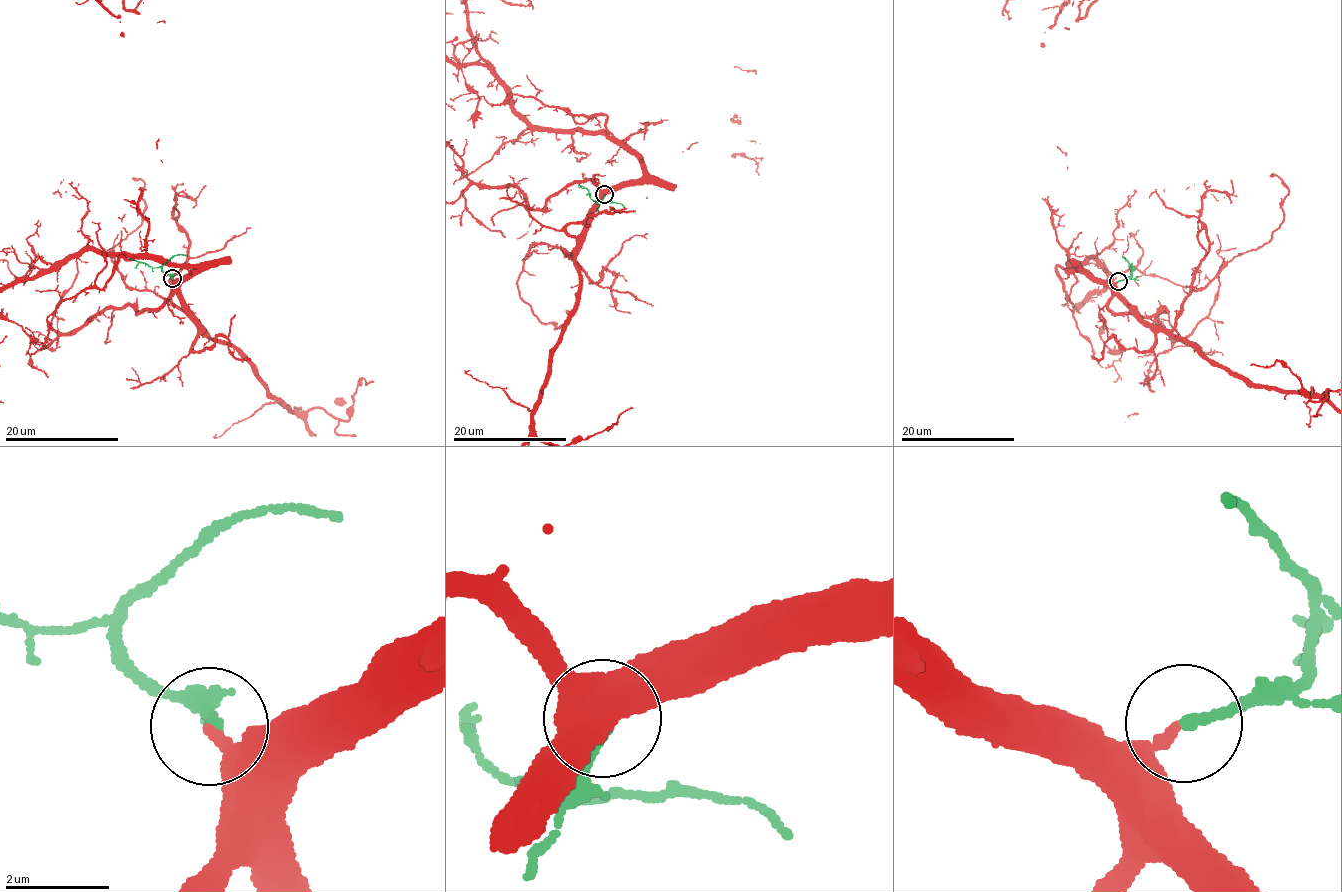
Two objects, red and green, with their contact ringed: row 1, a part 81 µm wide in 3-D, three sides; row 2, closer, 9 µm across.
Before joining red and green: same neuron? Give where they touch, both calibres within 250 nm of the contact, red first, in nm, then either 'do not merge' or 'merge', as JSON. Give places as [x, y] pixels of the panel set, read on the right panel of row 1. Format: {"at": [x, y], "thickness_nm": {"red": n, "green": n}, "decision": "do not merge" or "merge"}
{"at": [1118, 281], "thickness_nm": {"red": 180, "green": 200}, "decision": "merge"}

